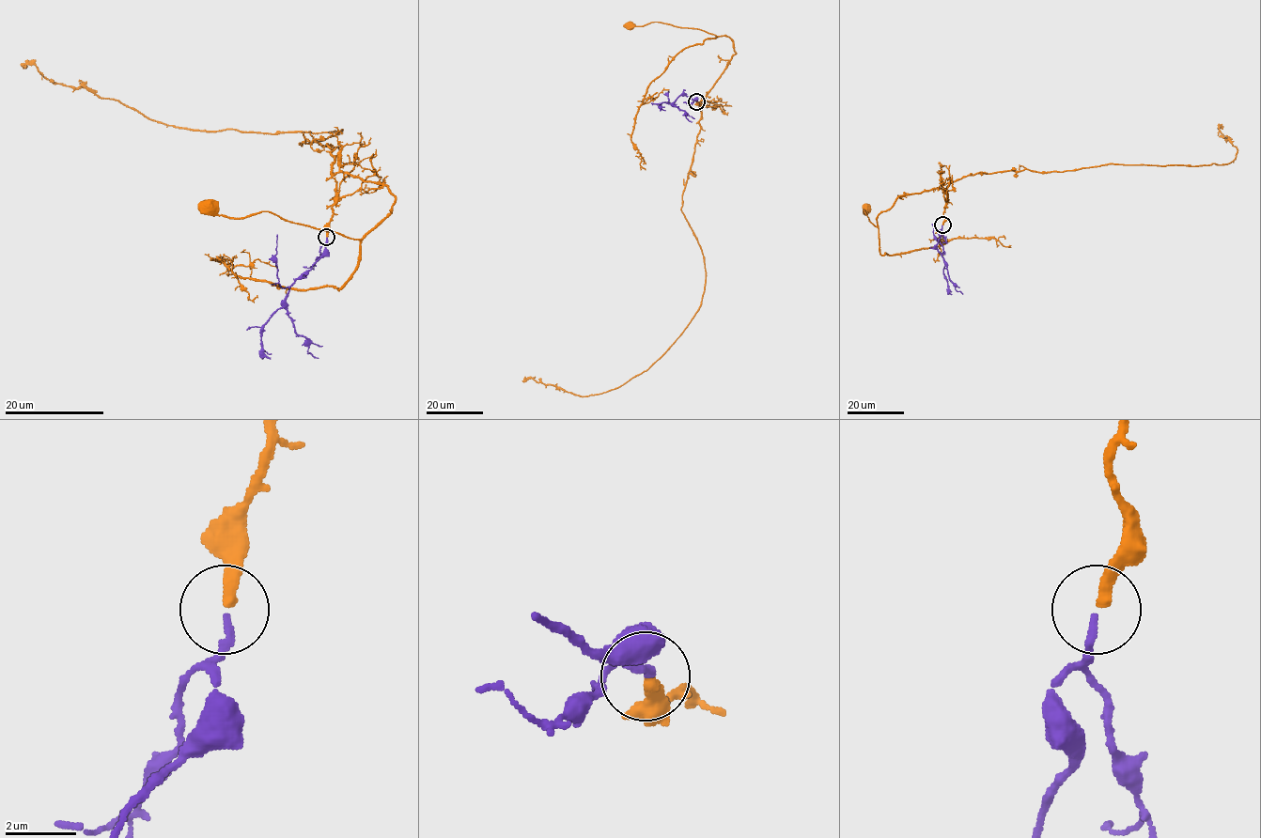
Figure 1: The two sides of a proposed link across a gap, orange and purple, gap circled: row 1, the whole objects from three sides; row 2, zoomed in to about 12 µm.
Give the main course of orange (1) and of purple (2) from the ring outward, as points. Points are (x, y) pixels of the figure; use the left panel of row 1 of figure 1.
1: (326, 237), (334, 175), (385, 185), (396, 199), (392, 209), (361, 238), (269, 211), (233, 218), (210, 207)
2: (326, 238), (323, 256), (290, 287), (285, 301), (295, 332), (306, 339), (307, 352), (319, 358)

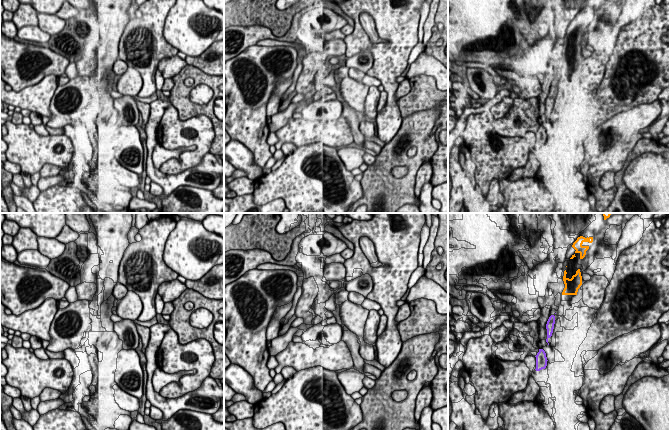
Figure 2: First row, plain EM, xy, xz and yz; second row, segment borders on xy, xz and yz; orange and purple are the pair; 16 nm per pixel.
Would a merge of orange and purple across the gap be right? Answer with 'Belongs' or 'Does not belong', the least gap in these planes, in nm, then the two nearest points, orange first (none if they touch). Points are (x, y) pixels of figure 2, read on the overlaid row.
Does not belong. Distance 320 nm. Across: yz (562, 294), (555, 313)

